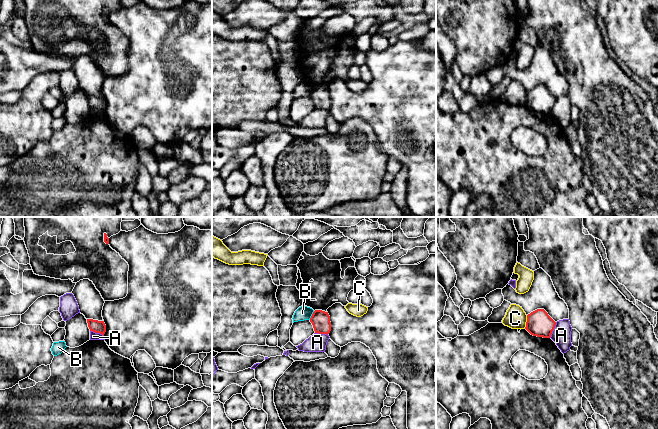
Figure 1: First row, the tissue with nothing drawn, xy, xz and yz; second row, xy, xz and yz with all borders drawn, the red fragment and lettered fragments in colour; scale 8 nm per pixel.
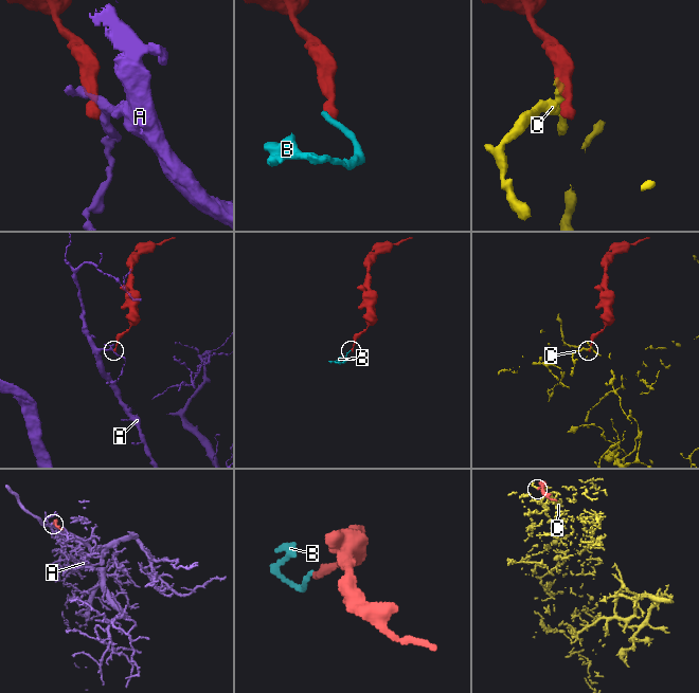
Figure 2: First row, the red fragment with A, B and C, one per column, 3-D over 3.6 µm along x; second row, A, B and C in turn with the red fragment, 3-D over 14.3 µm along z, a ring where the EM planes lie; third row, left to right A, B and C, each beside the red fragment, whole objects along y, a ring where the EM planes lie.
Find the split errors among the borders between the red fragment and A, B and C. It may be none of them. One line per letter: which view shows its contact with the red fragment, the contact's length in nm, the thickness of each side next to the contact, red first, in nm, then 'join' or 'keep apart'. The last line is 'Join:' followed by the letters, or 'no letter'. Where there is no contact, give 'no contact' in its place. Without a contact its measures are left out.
A: contact in yz; length 140 nm; calibres 200 and 160 nm; keep apart
B: contact in xz; length 80 nm; calibres 150 and 110 nm; keep apart
C: contact in yz; length 110 nm; calibres 200 and 170 nm; keep apart
Join: no letter

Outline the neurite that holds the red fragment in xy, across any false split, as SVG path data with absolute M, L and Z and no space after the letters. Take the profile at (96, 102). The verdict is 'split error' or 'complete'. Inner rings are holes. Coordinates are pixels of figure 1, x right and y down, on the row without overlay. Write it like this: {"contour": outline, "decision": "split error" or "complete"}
{"contour": "M87 95L88 103L90 107L93 107L95 109L100 109L104 112L106 108L106 101L104 97L98 97L93 95Z", "decision": "complete"}

